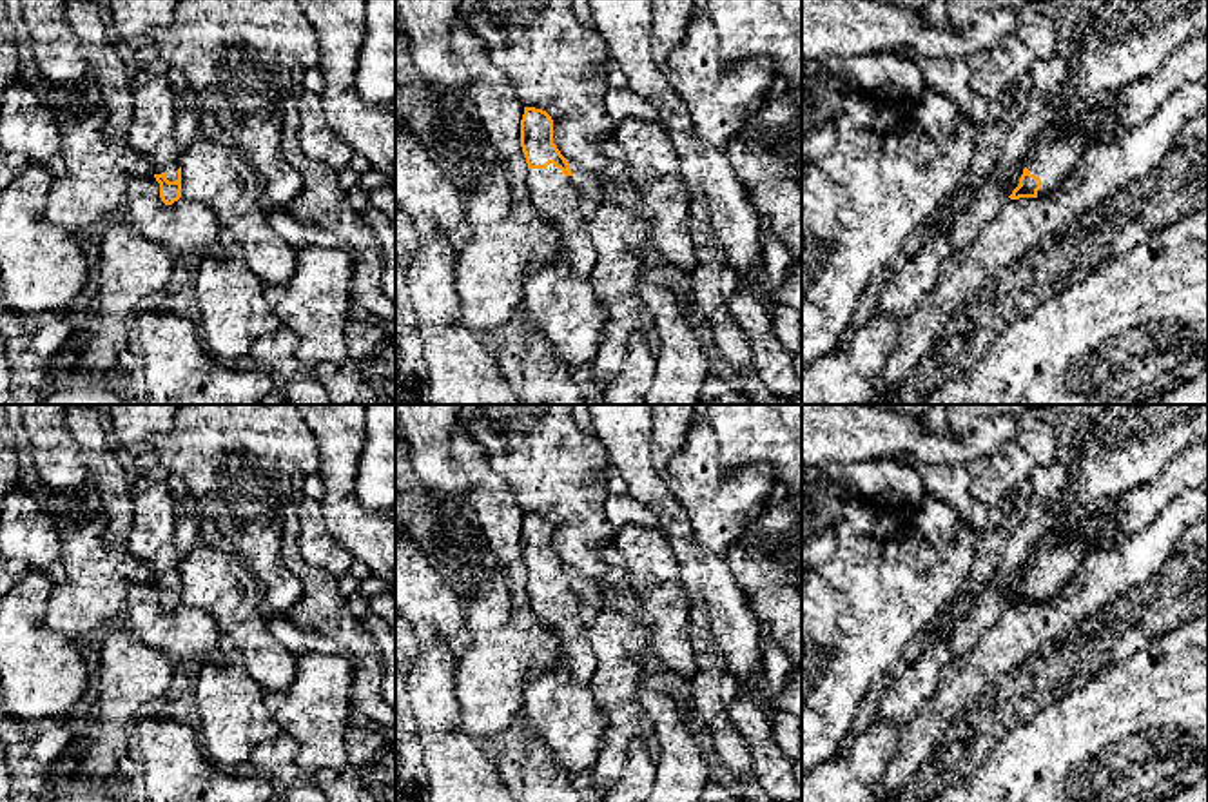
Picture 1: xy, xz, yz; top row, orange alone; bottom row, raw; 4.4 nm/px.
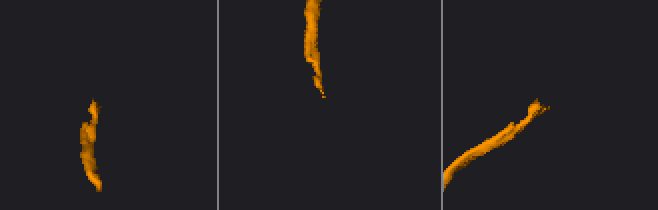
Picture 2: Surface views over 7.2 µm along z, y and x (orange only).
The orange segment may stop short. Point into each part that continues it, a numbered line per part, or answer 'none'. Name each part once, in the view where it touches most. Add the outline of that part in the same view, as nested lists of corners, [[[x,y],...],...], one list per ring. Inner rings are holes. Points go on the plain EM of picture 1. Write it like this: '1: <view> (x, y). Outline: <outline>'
1: xz (552, 599). Outline: [[[553,570],[546,575],[528,575],[530,608],[557,637],[571,680],[577,686],[589,686],[597,657],[579,617],[579,601],[571,582],[564,582]]]

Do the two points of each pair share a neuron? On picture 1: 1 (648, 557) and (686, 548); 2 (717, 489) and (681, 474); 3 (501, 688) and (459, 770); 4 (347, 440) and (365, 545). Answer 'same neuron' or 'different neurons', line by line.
1: different neurons
2: same neuron
3: different neurons
4: same neuron

